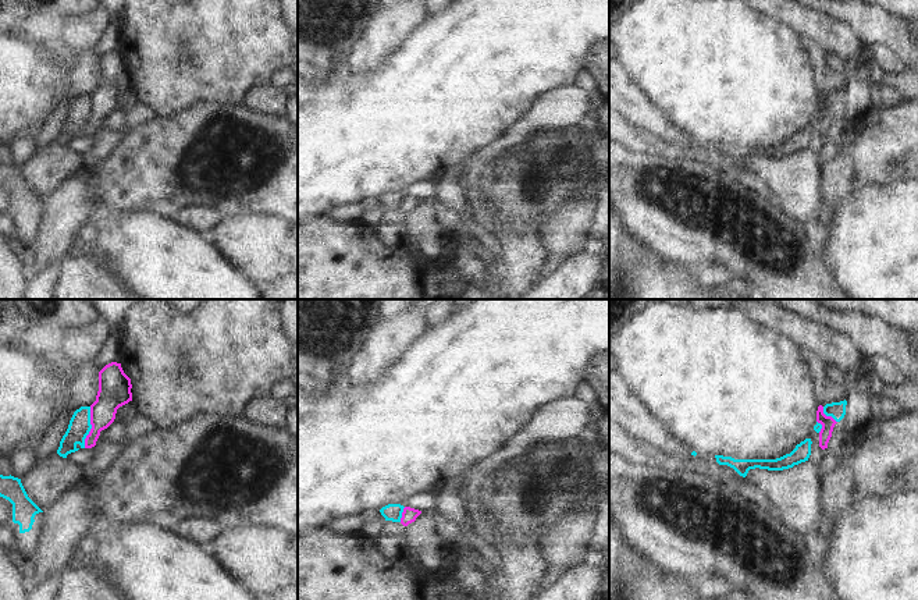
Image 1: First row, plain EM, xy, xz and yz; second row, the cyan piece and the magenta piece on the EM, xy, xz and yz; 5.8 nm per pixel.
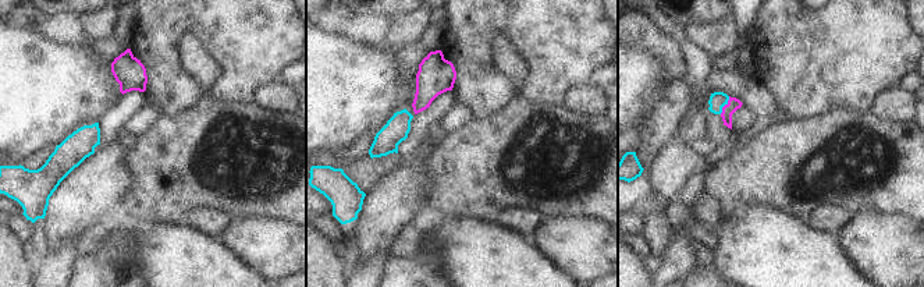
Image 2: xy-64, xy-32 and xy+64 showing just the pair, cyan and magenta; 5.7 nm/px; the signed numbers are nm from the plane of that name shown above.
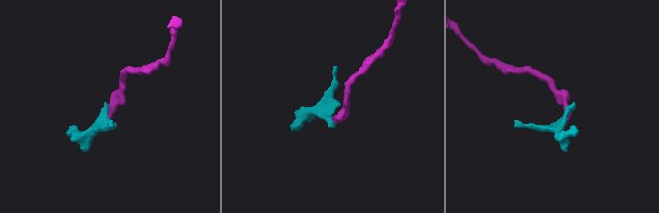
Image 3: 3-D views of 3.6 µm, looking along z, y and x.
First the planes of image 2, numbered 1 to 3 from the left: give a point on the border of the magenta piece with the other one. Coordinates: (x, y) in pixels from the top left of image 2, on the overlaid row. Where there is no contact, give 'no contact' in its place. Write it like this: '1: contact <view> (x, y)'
1: no contact
2: no contact
3: contact xy+64 (725, 103)

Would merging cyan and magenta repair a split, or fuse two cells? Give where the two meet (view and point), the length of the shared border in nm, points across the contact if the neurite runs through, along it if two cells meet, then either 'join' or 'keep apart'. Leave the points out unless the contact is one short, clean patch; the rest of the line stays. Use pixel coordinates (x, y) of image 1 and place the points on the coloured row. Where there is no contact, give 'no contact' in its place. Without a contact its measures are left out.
xy (91, 428) | 240 nm | along xy (91, 407), (91, 430), (84, 447) | keep apart

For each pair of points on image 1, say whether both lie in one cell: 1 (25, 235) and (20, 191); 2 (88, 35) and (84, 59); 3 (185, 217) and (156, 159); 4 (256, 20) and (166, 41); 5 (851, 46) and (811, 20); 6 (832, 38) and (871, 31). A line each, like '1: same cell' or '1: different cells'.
1: same cell
2: different cells
3: different cells
4: same cell
5: same cell
6: different cells

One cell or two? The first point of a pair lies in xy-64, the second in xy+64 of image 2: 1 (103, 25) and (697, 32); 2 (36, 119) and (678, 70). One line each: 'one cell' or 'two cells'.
1: one cell
2: two cells

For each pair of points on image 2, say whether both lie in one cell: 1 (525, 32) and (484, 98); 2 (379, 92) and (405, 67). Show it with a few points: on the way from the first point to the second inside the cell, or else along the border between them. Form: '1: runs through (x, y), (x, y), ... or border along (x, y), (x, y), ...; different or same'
1: runs through (500, 27), (483, 41), (483, 73); same
2: border along (395, 52), (397, 77), (411, 87); different

